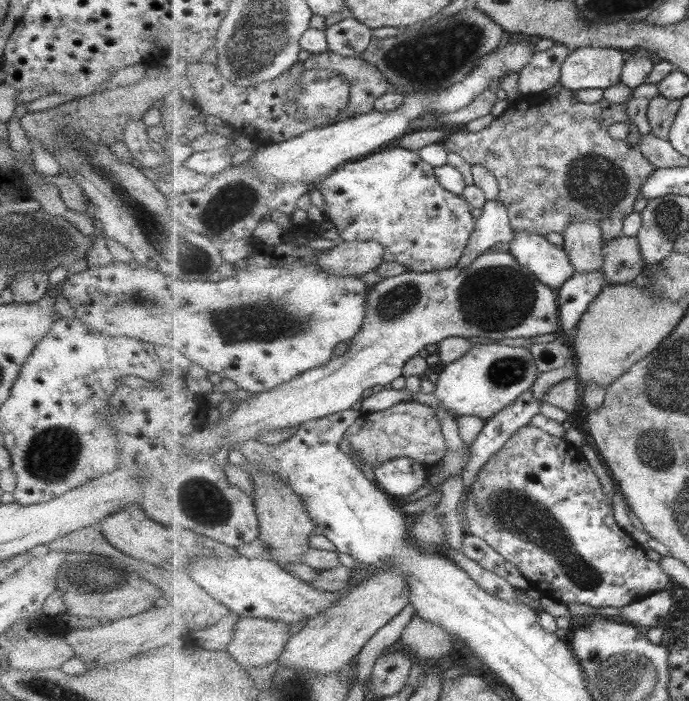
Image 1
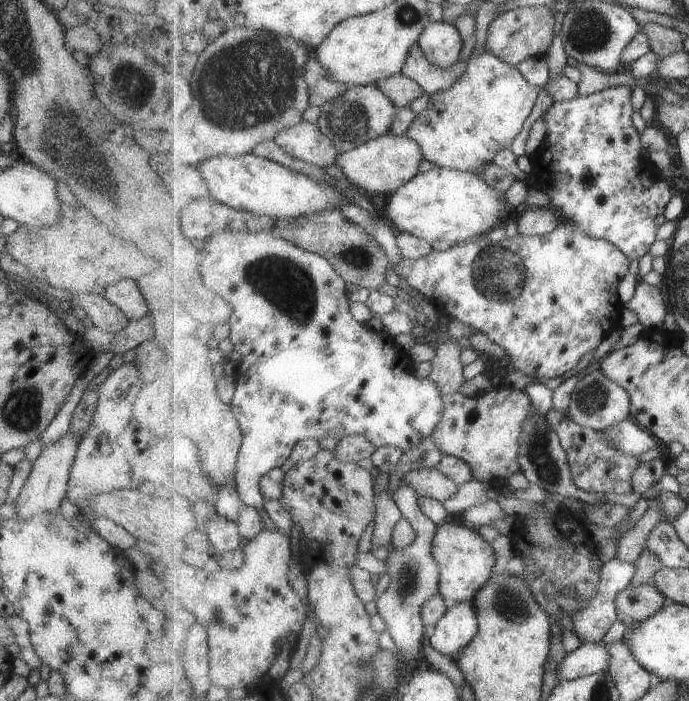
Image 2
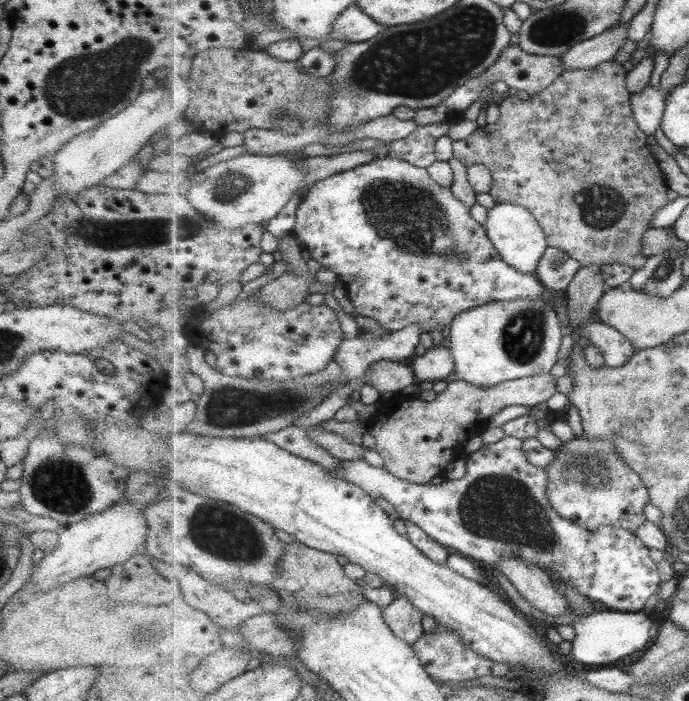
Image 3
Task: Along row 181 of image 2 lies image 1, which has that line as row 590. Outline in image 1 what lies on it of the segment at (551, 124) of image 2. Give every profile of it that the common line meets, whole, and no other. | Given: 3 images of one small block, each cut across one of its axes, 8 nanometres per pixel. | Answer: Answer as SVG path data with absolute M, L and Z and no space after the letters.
M527 425L523 426L521 430L517 430L511 440L508 440L507 444L481 468L481 472L477 474L475 484L467 490L467 500L463 503L464 512L460 516L462 518L462 528L469 531L471 535L483 538L485 542L491 545L491 548L494 548L499 554L505 556L509 562L515 564L521 570L523 576L529 579L533 588L538 590L542 596L553 598L559 604L567 604L567 606L569 604L587 604L595 608L605 606L622 608L632 602L643 600L649 595L667 590L667 585L671 580L671 577L667 577L667 574L663 572L663 568L659 566L659 561L656 562L648 558L644 546L639 544L635 538L631 537L615 522L613 506L609 502L607 492L603 490L603 482L601 482L589 461L585 459L581 449L573 447L563 438L557 438L557 436L545 432L542 428Z

